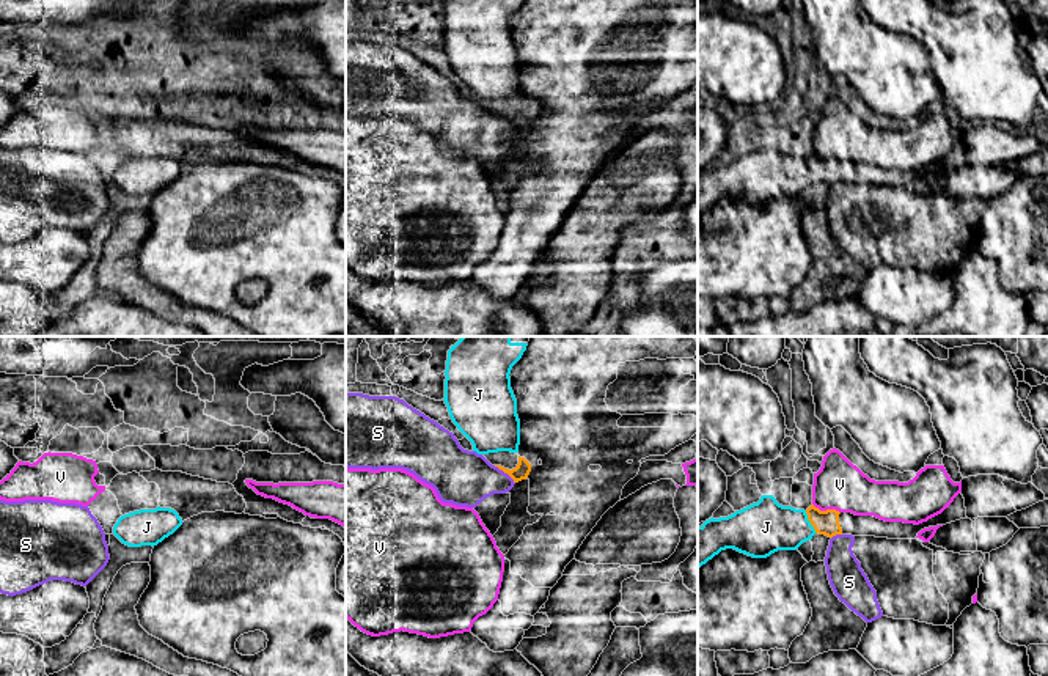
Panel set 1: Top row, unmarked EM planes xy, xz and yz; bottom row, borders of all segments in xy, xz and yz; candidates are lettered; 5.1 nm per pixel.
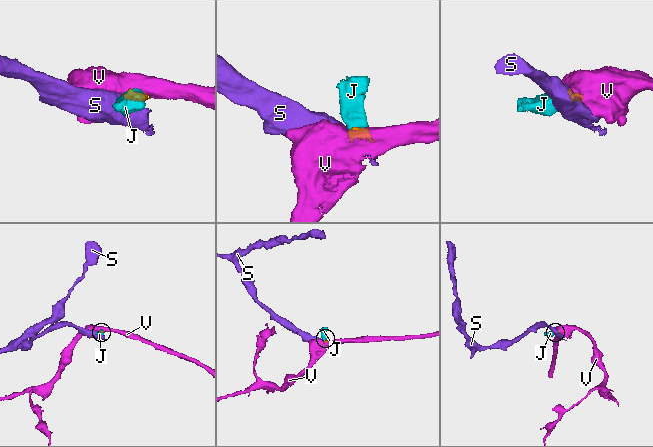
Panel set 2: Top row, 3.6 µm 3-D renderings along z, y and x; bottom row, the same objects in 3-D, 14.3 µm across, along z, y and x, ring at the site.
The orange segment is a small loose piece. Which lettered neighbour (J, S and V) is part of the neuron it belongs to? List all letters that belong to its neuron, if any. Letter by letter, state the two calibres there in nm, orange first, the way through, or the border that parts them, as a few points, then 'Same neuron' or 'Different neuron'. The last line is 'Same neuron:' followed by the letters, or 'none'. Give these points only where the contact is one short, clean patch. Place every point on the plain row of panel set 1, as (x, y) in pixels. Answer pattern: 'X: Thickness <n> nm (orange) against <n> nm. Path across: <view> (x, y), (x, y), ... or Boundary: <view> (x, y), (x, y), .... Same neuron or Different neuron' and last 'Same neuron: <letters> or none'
J: Thickness 130 nm (orange) against 280 nm. Path across: yz (825, 170), (809, 168), (794, 175), (765, 175). Same neuron
S: Thickness 80 nm (orange) against 280 nm. Boundary: xz (494, 113), (502, 117), (514, 131). Different neuron
V: Thickness 130 nm (orange) against 260 nm. Boundary: yz (813, 151), (820, 157), (836, 157), (839, 161). Different neuron
Same neuron: J

